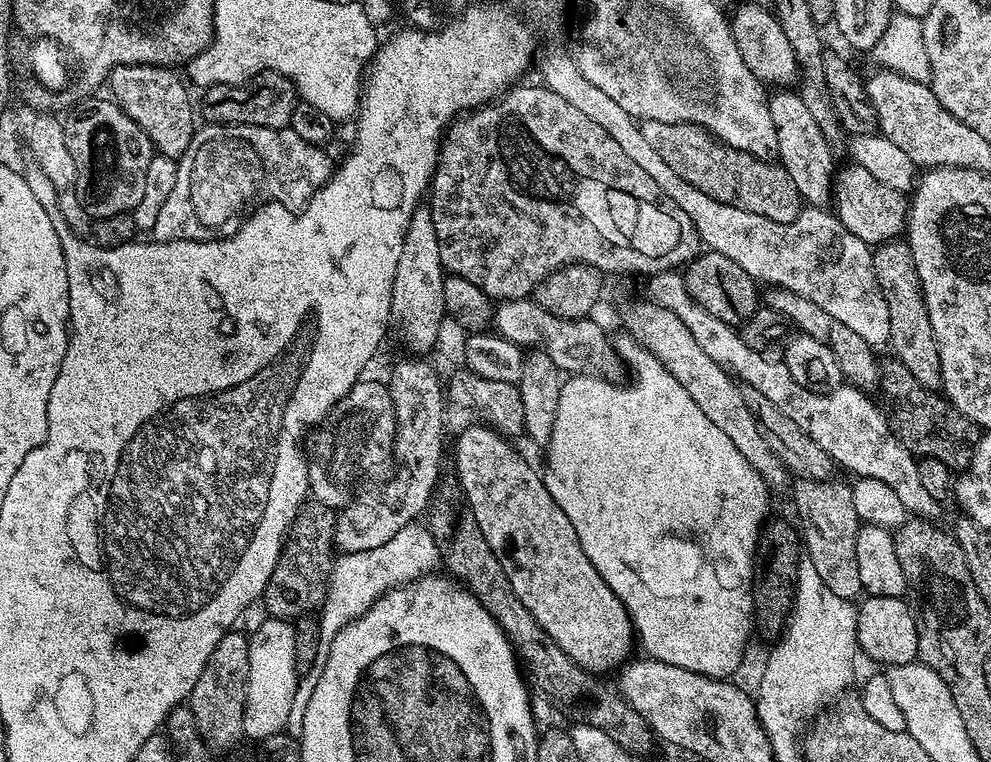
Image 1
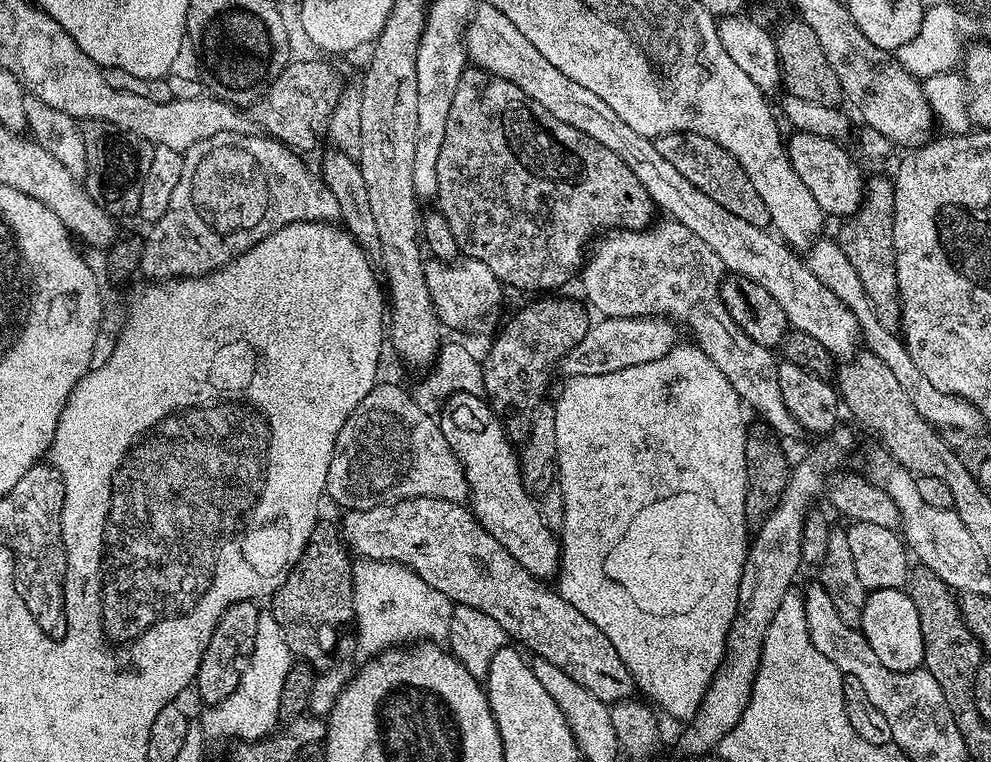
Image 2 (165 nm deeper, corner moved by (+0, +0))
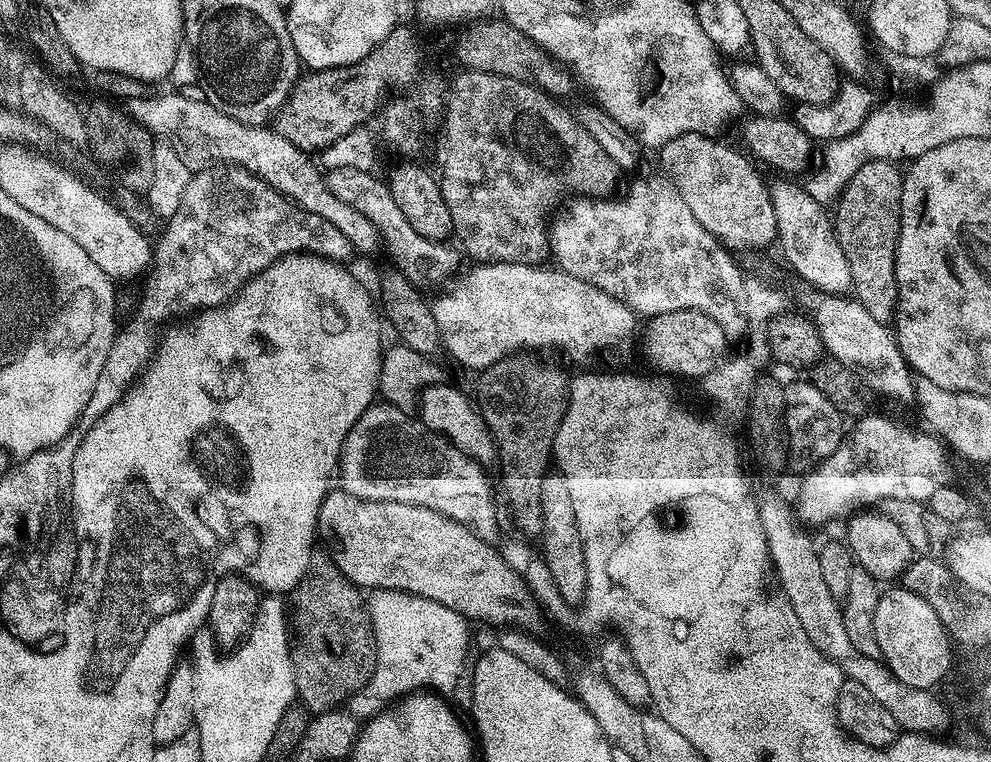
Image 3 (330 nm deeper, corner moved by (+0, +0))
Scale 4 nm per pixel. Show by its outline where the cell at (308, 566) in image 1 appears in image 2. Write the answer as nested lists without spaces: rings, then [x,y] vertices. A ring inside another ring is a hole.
[[[316,523],[306,542],[306,550],[302,550],[302,558],[298,558],[296,565],[289,570],[286,582],[282,582],[280,589],[270,598],[270,615],[274,622],[278,622],[286,646],[293,657],[313,666],[329,663],[327,660],[336,648],[340,627],[353,619],[354,560],[344,543],[341,529],[324,523]]]

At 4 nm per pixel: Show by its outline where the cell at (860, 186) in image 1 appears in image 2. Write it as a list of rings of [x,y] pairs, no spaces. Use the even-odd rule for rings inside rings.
[[[793,131],[791,135],[786,140],[788,157],[806,190],[814,194],[814,202],[818,202],[820,209],[829,217],[847,218],[856,213],[860,209],[860,201],[864,199],[866,180],[863,175],[860,177],[860,168],[843,148],[845,145],[809,132]]]

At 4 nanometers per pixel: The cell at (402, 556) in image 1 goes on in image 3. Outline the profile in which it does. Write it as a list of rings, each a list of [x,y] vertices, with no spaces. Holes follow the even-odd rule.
[[[376,590],[371,596],[366,607],[368,617],[372,619],[372,635],[376,637],[376,669],[368,685],[346,705],[347,711],[360,722],[371,720],[393,702],[421,690],[431,690],[436,694],[454,691],[469,663],[470,624],[463,616],[450,610],[450,606],[430,602],[430,598],[422,598],[418,594],[394,590]]]

